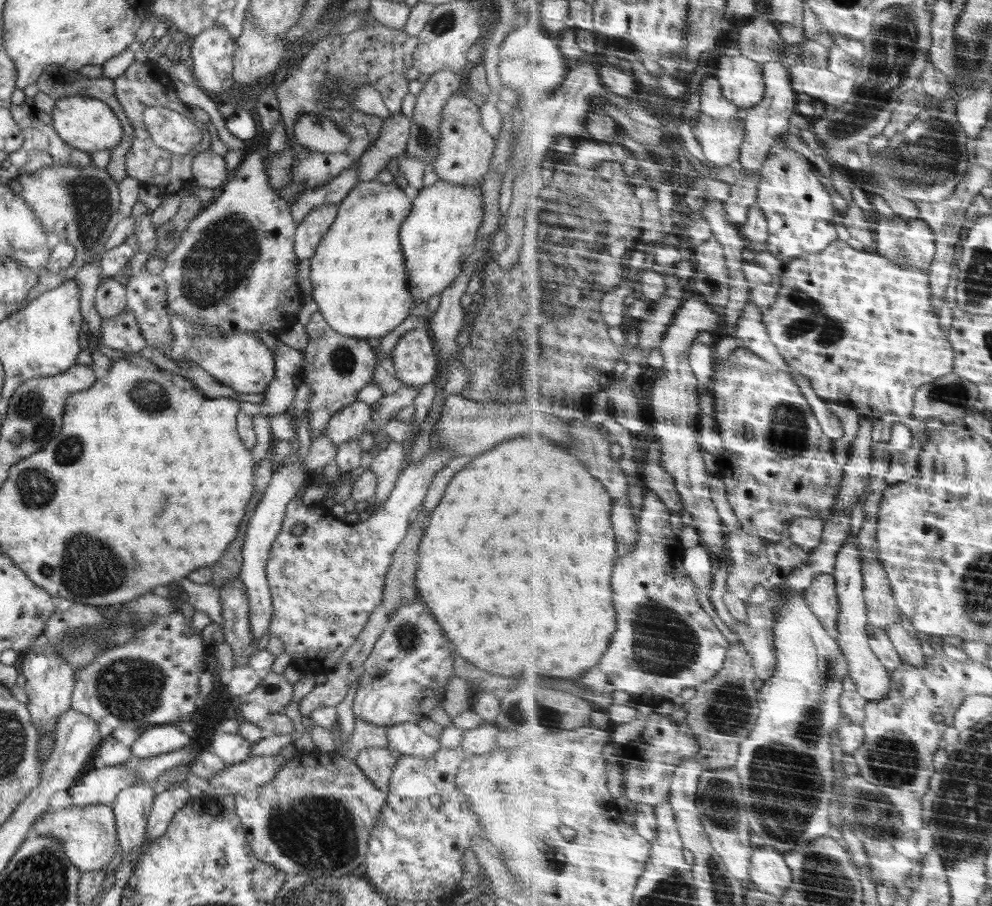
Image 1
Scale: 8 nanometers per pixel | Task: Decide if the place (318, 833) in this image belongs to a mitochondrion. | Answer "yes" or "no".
yes

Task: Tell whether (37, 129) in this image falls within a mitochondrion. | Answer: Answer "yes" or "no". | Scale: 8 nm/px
no

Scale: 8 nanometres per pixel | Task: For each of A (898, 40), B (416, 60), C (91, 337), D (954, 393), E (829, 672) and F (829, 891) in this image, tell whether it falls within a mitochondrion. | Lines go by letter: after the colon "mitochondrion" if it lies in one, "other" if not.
A: mitochondrion
B: other
C: other
D: mitochondrion
E: mitochondrion
F: mitochondrion

